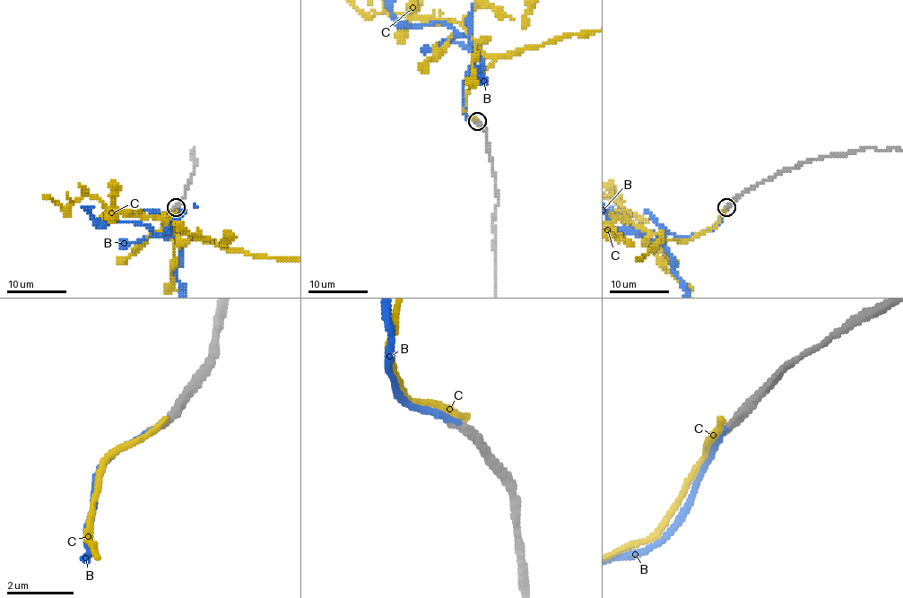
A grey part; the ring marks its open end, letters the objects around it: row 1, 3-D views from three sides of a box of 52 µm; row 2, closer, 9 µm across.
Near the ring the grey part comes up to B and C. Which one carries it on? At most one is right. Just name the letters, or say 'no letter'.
B

